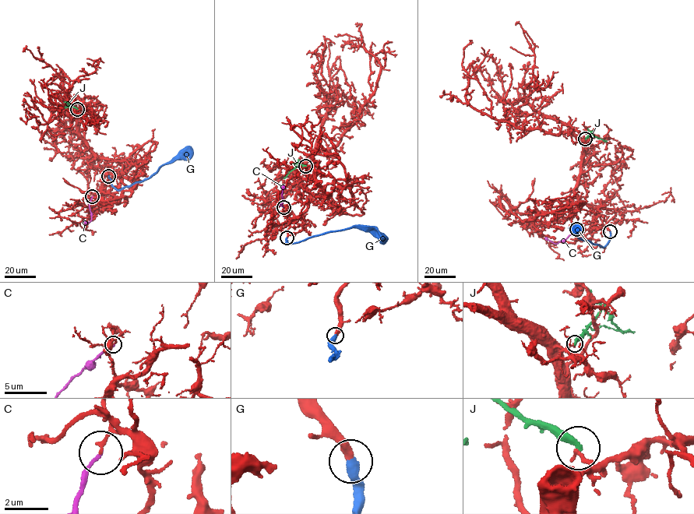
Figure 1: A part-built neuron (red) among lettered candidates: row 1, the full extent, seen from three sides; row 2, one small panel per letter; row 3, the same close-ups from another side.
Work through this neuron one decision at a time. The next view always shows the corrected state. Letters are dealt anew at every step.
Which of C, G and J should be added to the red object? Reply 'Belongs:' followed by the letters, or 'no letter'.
Belongs: G

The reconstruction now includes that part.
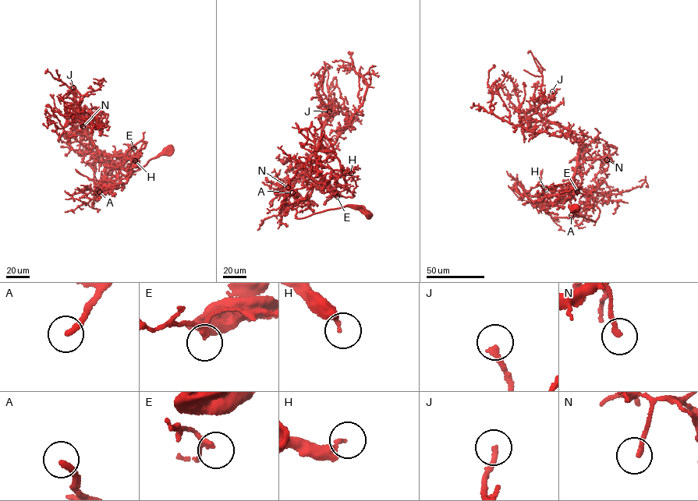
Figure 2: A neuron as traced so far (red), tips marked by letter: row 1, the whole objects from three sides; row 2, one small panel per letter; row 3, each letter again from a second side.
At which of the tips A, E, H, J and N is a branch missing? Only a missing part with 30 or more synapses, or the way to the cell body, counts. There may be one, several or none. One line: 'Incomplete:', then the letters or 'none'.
Incomplete: A

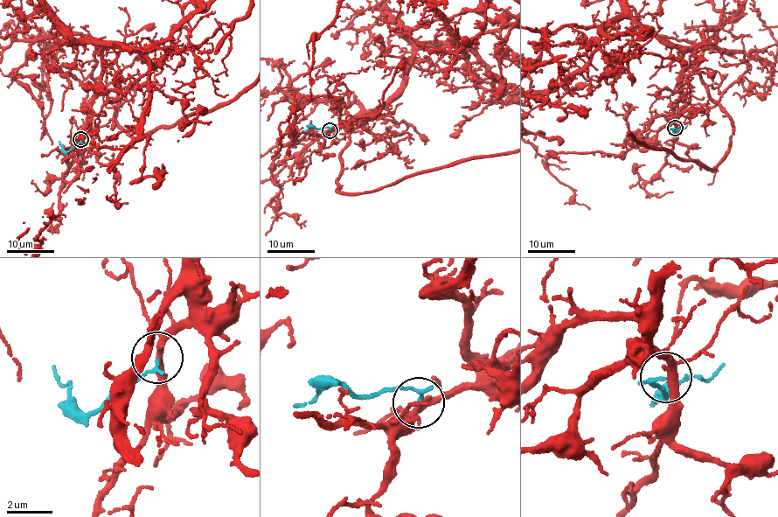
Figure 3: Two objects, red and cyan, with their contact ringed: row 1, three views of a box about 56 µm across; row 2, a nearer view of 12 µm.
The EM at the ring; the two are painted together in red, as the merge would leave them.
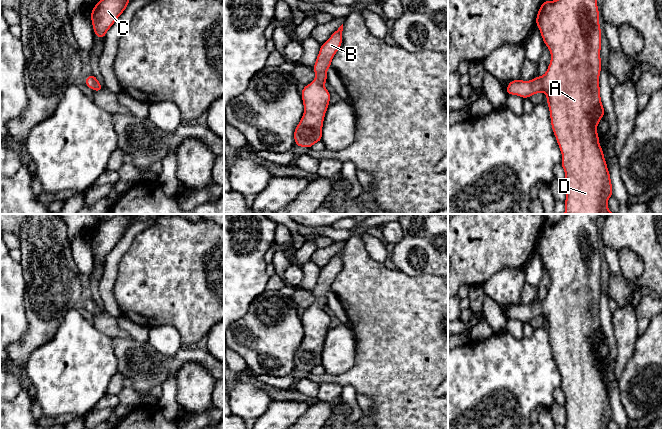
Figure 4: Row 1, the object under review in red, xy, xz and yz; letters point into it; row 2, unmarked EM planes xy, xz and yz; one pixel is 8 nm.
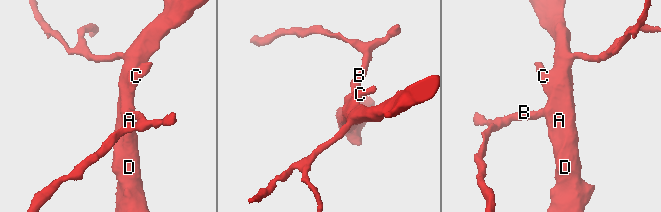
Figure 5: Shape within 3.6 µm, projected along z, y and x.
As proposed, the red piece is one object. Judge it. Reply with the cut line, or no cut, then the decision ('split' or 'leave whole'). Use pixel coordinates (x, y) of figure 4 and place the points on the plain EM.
no cut | leave whole

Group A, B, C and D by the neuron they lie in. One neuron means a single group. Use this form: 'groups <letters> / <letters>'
groups A B C D

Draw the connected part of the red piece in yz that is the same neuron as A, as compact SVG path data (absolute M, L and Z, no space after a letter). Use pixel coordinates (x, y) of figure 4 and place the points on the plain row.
M566 214L560 222L554 225L545 224L542 227L536 239L536 250L539 252L543 266L551 278L547 295L543 300L537 300L530 305L511 304L505 314L506 318L518 319L523 323L539 316L546 318L551 350L562 378L561 390L565 395L565 429L607 429L607 425L613 419L610 397L596 355L601 342L605 339L599 310L602 292L600 281L601 251L597 230L599 215Z

